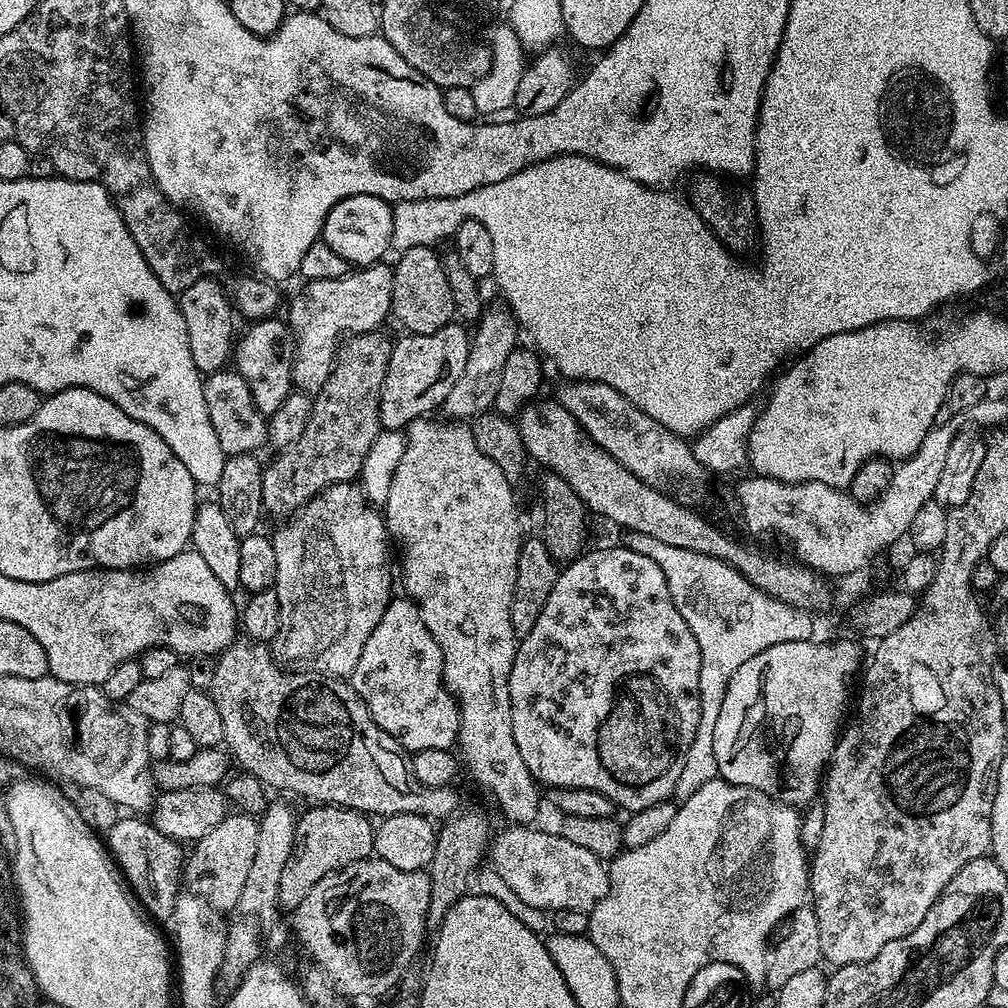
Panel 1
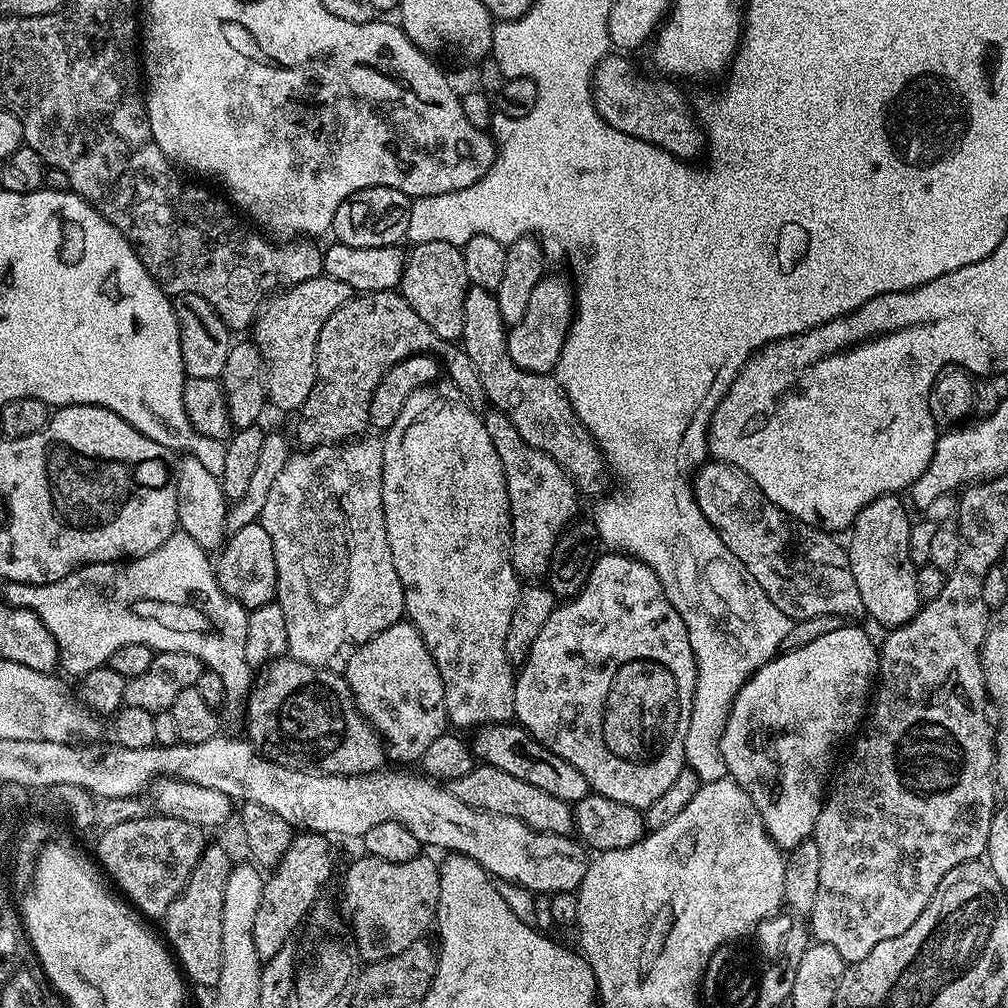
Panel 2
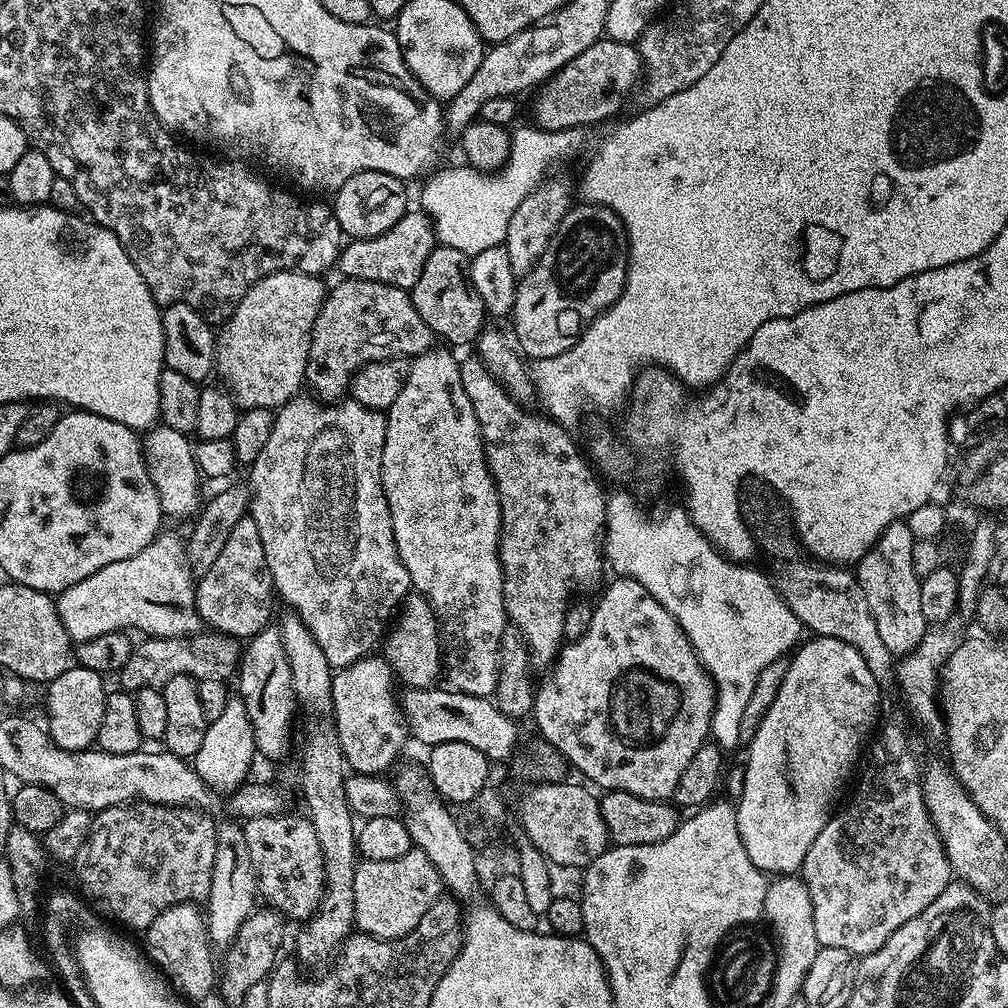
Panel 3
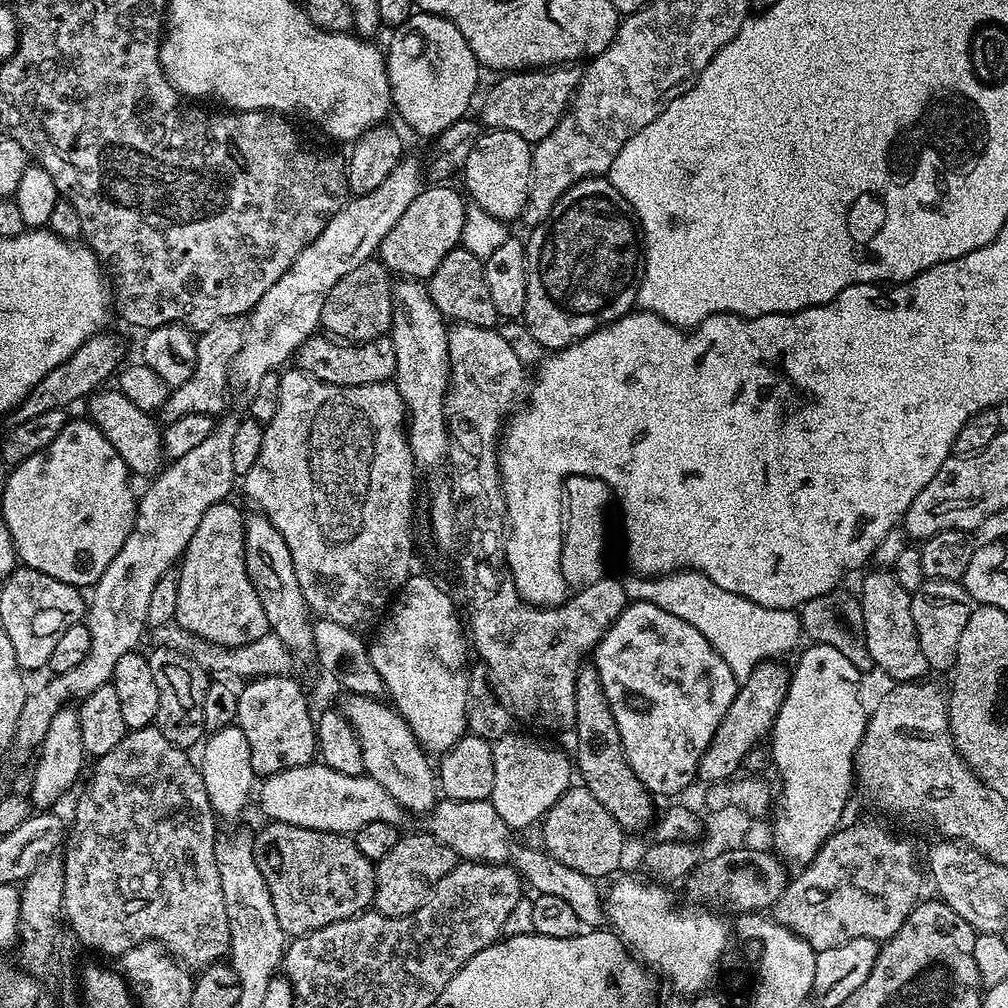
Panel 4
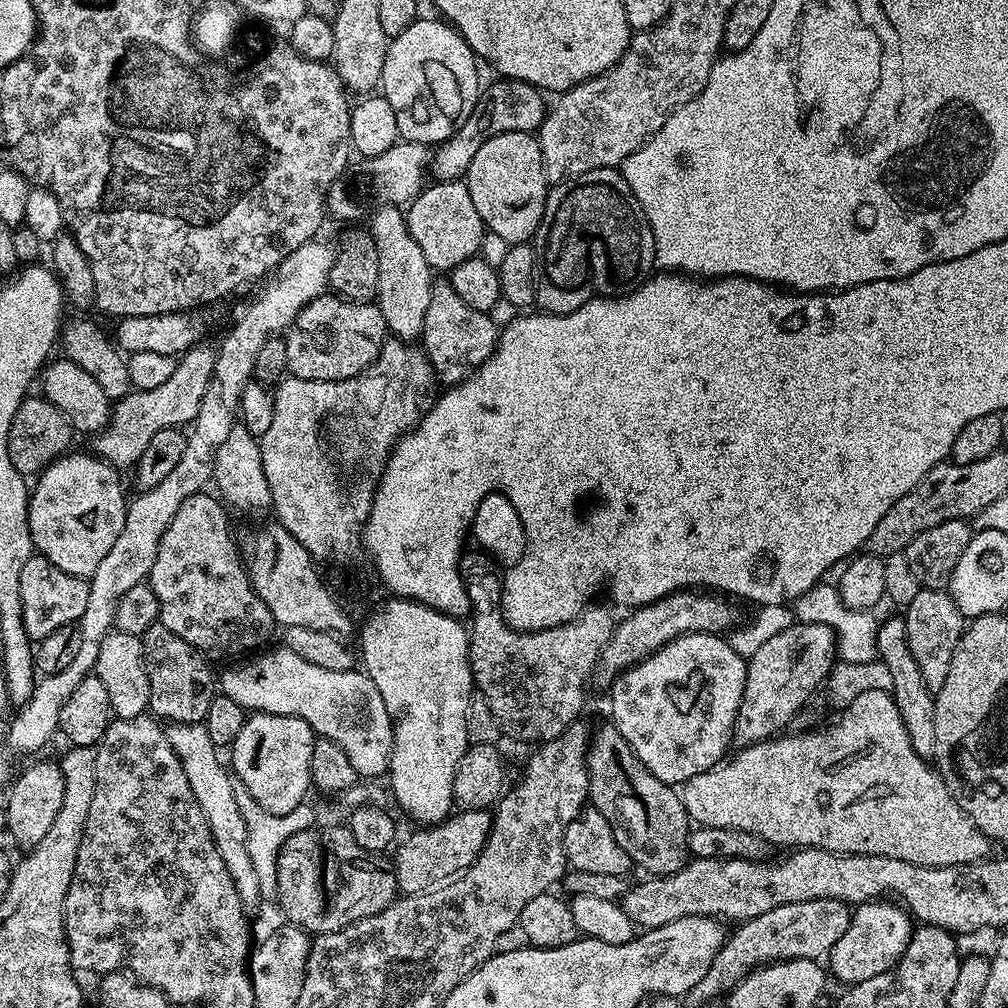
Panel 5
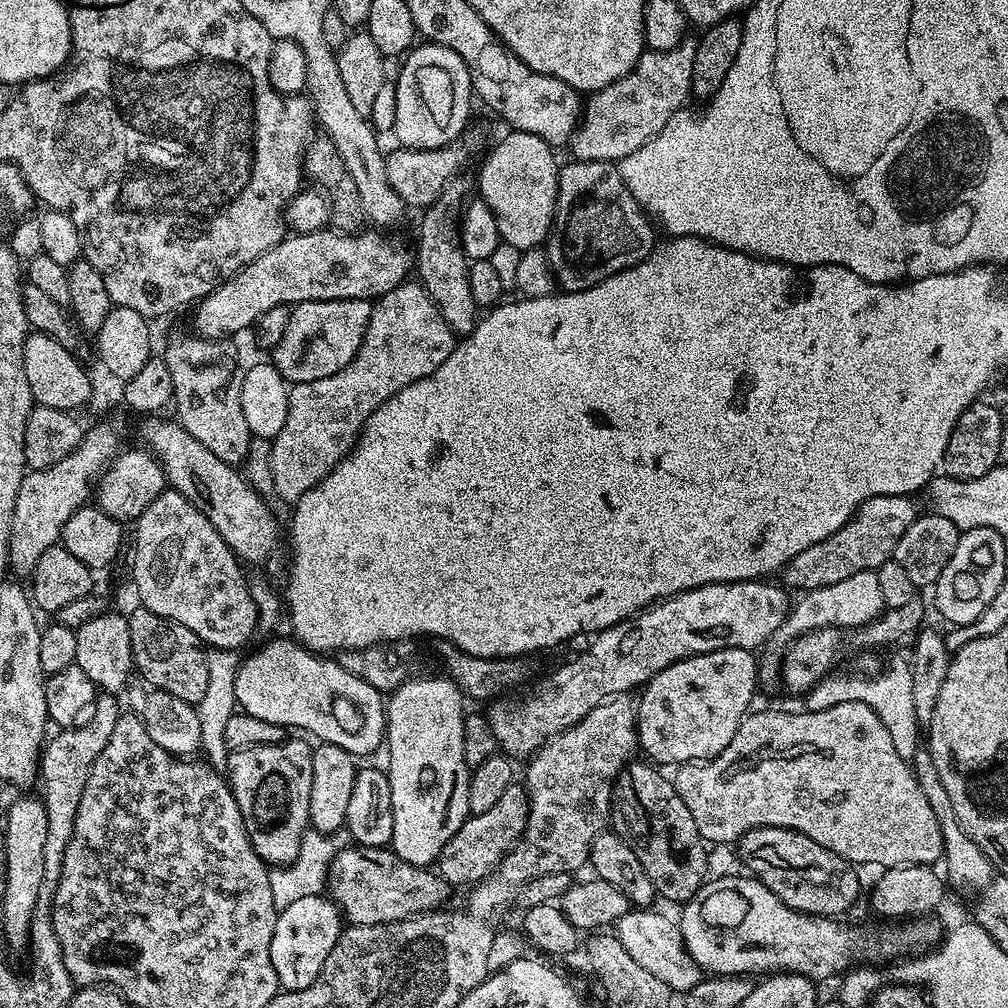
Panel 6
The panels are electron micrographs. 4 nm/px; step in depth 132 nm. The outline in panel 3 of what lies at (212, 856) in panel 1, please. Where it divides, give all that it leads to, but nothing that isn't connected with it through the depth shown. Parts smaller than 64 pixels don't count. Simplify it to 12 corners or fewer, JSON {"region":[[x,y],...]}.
{"region":[[169,904],[143,933],[147,959],[188,1002],[218,988],[206,916]]}

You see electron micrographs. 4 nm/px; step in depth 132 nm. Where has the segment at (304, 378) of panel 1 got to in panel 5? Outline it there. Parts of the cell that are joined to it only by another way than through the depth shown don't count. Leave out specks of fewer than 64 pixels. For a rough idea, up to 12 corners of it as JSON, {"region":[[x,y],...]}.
{"region":[[201,342],[170,382],[112,405],[91,451],[139,464],[158,430],[191,425],[216,365]]}

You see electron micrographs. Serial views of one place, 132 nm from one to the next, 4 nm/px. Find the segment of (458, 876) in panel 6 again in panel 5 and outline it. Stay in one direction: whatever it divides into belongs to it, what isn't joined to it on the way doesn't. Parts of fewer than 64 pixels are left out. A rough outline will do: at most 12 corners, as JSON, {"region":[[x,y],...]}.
{"region":[[488,810],[457,811],[395,845],[396,887],[417,896],[478,858]]}

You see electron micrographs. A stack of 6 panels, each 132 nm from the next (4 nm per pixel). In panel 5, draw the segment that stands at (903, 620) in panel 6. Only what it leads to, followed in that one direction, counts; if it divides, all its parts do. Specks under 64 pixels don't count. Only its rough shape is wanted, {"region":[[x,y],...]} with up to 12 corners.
{"region":[[792,623],[747,657],[732,744],[773,739],[836,662],[828,625]]}

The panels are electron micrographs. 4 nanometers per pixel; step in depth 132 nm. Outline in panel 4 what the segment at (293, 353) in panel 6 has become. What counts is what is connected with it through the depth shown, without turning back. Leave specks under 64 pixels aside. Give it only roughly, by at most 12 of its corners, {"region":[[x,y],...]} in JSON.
{"region":[[313,334],[296,351],[304,375],[339,388],[396,375],[388,336],[341,342]]}

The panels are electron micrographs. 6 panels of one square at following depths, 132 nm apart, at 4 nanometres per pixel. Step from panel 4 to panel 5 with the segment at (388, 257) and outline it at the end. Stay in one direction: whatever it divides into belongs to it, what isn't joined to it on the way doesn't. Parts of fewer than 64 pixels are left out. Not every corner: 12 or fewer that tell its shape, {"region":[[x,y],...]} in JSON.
{"region":[[463,179],[429,183],[406,219],[447,273],[486,235]]}

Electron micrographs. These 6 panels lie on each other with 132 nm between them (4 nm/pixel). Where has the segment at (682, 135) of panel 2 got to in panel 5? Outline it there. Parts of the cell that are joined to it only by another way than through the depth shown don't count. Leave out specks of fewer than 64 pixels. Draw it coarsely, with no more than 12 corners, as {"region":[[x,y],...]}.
{"region":[[500,78],[470,118],[435,149],[437,181],[467,177],[470,162],[503,132],[535,133],[545,93]]}

